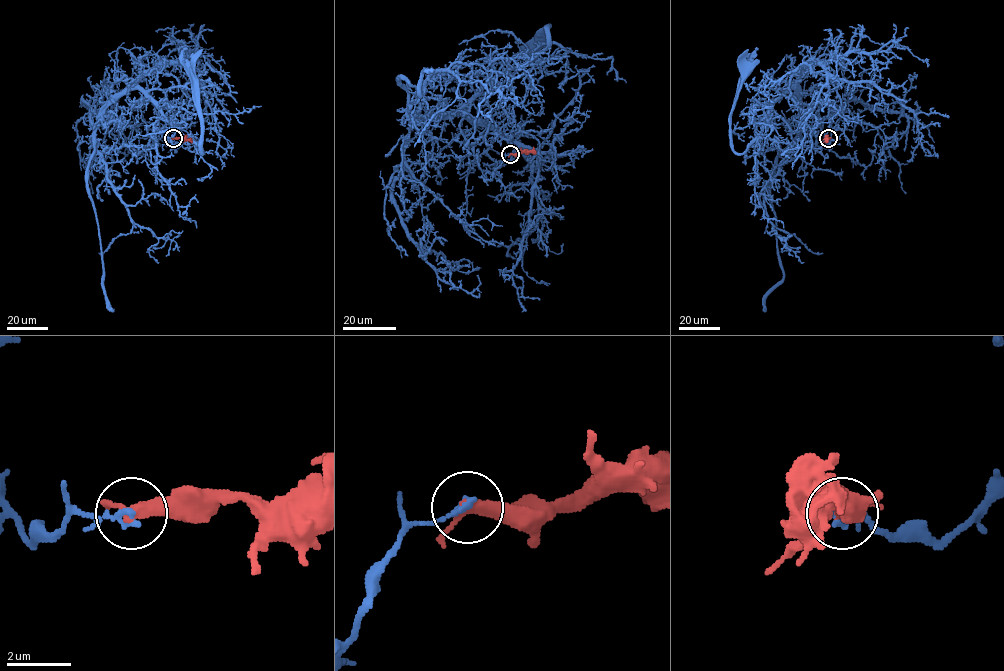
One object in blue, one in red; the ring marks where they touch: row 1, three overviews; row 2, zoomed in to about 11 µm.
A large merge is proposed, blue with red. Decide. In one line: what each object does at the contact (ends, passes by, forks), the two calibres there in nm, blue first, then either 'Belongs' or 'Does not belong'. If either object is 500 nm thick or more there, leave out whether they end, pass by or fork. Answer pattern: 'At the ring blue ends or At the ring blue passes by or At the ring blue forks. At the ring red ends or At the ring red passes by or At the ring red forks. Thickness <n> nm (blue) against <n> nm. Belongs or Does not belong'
At the ring blue ends. At the ring red passes by. Thickness 200 nm (blue) against 320 nm. Does not belong

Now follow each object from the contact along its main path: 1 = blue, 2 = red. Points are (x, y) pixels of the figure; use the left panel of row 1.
1: (173, 138), (159, 132), (148, 93), (154, 69), (95, 125), (82, 100), (131, 153), (147, 148)
2: (173, 138), (186, 138), (192, 142)

